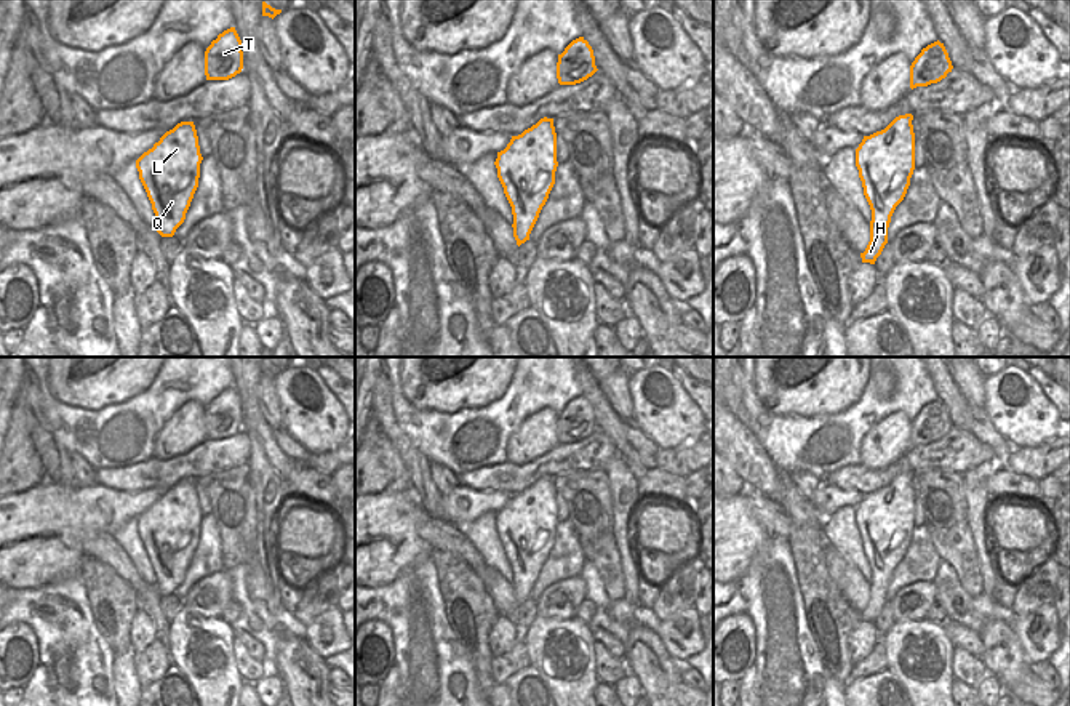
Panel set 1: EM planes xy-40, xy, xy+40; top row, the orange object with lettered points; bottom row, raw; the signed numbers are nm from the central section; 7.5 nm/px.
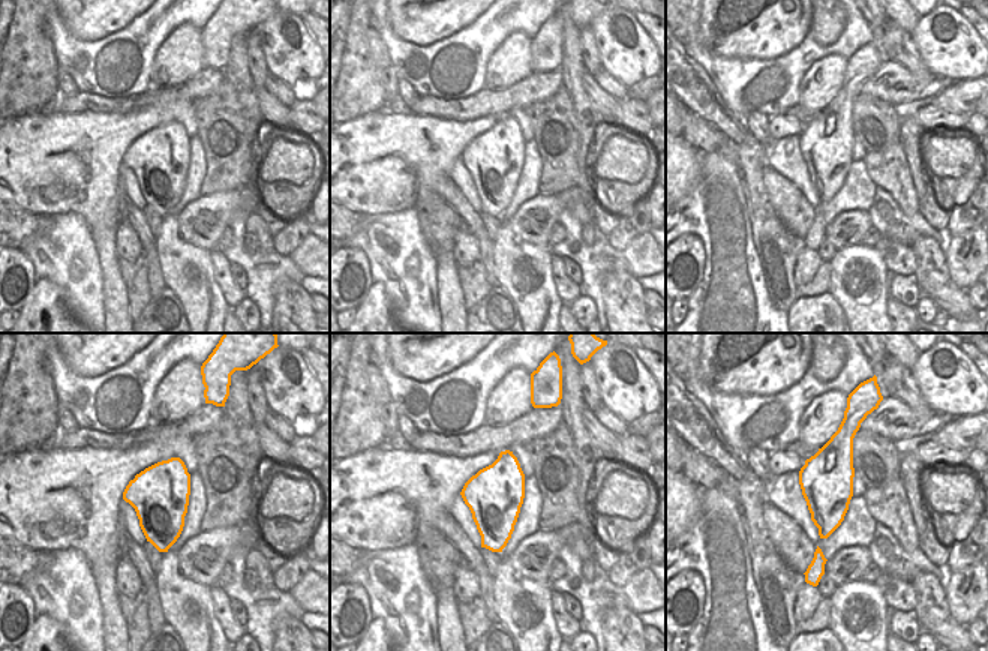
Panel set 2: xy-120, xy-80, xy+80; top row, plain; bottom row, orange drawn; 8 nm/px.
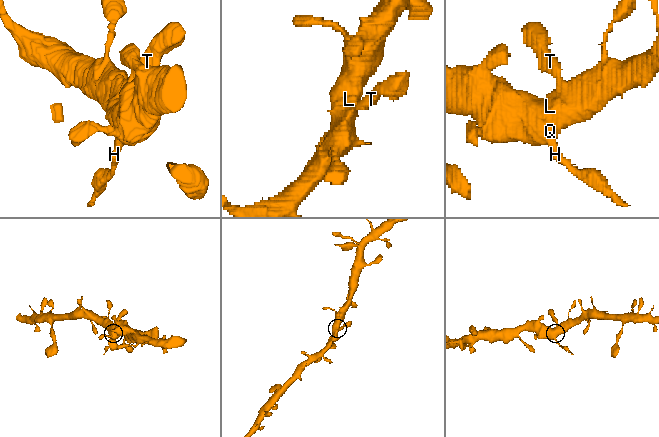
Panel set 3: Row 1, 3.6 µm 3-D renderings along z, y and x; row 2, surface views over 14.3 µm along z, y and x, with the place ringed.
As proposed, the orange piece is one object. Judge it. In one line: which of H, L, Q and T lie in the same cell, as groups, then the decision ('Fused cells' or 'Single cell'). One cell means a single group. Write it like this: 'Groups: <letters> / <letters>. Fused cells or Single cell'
Groups: H L Q T. Single cell

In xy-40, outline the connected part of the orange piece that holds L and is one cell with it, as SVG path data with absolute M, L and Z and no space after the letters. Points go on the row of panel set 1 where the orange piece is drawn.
M194 122L178 123L136 160L162 237L173 237L184 223L198 187L202 160Z

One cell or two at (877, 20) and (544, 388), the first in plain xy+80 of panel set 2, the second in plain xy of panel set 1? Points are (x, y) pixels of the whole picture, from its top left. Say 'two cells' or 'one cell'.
two cells

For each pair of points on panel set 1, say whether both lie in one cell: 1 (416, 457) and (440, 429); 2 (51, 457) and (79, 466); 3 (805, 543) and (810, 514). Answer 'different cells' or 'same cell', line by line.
1: different cells
2: different cells
3: different cells

